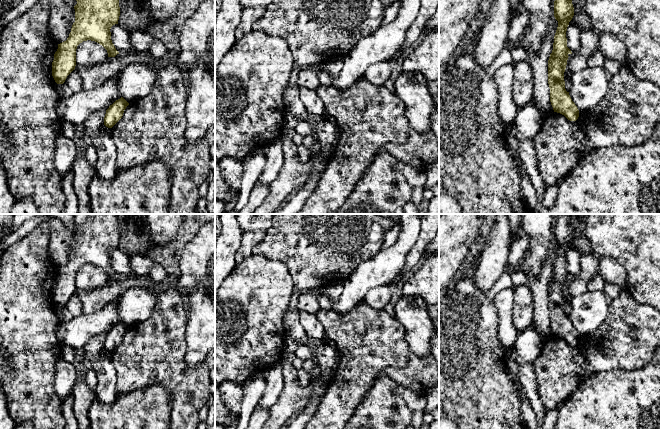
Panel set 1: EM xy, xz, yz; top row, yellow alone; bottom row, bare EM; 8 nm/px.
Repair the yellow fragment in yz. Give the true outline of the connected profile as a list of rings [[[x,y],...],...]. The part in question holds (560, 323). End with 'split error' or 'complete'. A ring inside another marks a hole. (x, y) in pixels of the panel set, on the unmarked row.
[[[556,214],[554,241],[558,251],[554,260],[553,274],[548,284],[548,308],[550,326],[554,336],[564,339],[570,345],[576,345],[579,334],[565,313],[564,296],[568,279],[572,278],[567,271],[566,255],[574,240],[574,231],[570,214]]]; complete

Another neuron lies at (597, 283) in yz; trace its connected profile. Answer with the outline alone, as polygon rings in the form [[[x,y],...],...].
[[[598,273],[596,274],[589,282],[589,290],[590,291],[603,291],[605,282],[602,278],[602,276]]]

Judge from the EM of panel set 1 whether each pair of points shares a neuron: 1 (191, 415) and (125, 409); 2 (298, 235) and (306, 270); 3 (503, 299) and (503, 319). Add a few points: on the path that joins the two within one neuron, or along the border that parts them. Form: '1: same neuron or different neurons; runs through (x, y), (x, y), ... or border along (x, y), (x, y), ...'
1: different neurons; border along (168, 390), (172, 399), (170, 418)
2: same neuron; runs through (306, 244), (306, 261)
3: same neuron; runs through (503, 304), (503, 314)

